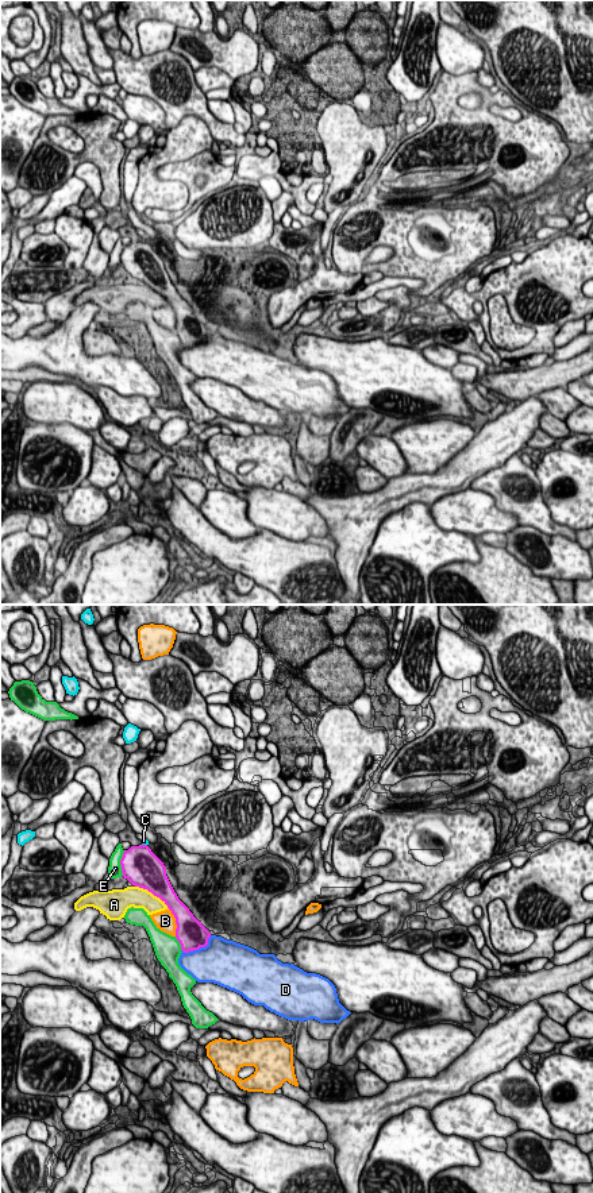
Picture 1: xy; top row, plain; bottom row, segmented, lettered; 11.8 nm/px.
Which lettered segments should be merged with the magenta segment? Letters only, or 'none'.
A

